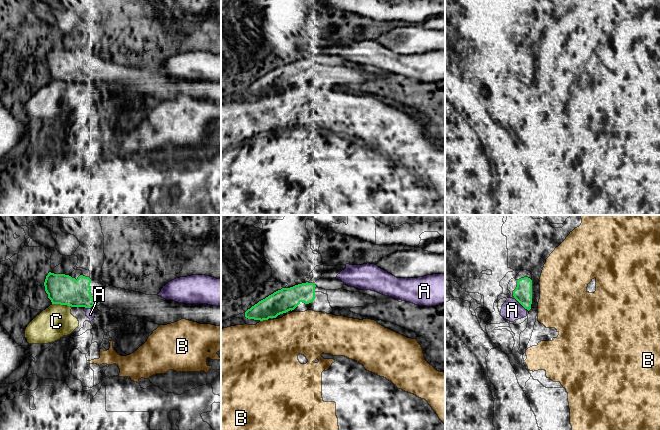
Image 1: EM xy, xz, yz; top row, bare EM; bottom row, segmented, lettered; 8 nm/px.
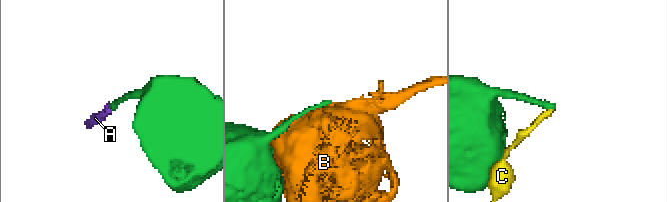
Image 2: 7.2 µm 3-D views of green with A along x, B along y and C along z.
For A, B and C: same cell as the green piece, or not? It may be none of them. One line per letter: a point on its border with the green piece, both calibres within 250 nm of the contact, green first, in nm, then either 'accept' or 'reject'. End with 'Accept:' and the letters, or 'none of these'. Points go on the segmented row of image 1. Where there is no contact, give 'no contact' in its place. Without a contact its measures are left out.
A: yz (519, 302) | 140/170 nm | reject
B: xz (263, 319) | 190/460 nm | reject
C: xy (62, 304) | 240/260 nm | reject
Accept: none of these

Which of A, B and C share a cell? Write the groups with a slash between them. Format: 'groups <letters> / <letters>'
groups A C / B

